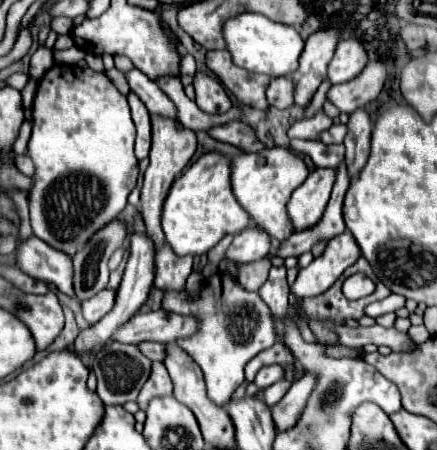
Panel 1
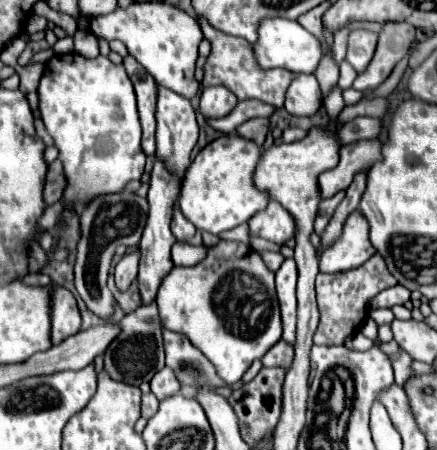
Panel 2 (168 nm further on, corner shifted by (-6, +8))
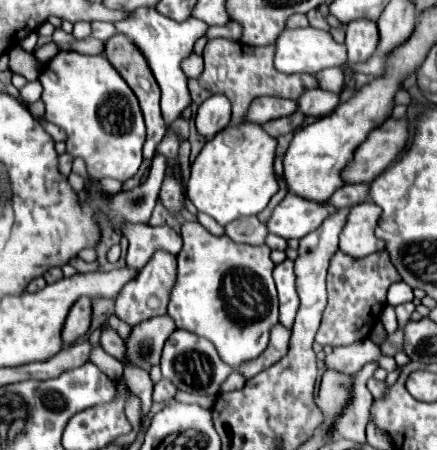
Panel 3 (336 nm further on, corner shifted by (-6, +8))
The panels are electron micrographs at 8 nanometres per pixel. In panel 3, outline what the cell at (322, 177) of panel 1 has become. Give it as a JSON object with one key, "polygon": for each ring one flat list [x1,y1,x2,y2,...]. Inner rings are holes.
{"polygon":[[388,118,382,126,374,128,368,138,356,148,354,158,342,170,342,178,346,184,372,182,392,160,396,160,398,152,406,144,408,124,406,120]]}

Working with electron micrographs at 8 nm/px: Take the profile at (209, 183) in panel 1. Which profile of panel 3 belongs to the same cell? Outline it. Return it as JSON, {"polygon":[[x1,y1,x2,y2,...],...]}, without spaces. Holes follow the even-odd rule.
{"polygon":[[252,122,226,126,204,144,198,158,190,166,190,202,198,208,198,212,212,216,220,226,226,226,242,216,260,214,268,206,270,198,278,192,278,182,274,176,274,152,276,138,268,136,262,126]]}

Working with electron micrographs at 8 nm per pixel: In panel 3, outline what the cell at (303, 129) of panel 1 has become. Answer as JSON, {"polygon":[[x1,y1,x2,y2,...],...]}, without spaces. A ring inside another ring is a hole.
{"polygon":[[322,4,322,6,318,6,316,10,312,10,310,14,306,14,308,16,308,20,310,20,310,26,314,26,314,28,320,28,320,30,324,30,324,32,330,32,332,28,330,28,330,24,328,24,328,6,326,4]]}

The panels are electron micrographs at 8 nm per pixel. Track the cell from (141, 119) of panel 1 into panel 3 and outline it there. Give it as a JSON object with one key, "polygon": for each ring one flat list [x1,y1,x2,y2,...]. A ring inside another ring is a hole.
{"polygon":[[116,34,114,38,110,38,106,42,106,52,104,54,112,62,112,66,116,66,120,76,126,80,126,84,132,88,132,92,140,100,140,108,142,108,142,114,144,114,144,120,146,120,146,130,148,130,148,136,146,136,146,142,144,142,144,158,152,160,156,144,162,140,162,136,166,132,166,122,164,122,162,112,160,112,160,88,158,88,158,84,152,76,152,70,148,68,148,62,144,60,144,56,140,56,140,52,136,52,136,48,132,48,132,44,128,44,128,40,124,40,124,36,120,36,120,34]]}

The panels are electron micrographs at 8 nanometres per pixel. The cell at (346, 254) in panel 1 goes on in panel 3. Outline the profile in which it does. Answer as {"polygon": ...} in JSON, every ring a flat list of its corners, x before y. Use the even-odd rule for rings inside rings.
{"polygon":[[370,200,352,206,348,224,340,234,340,250,350,258,362,258,382,250,382,242,374,236,374,226,380,218,380,208]]}

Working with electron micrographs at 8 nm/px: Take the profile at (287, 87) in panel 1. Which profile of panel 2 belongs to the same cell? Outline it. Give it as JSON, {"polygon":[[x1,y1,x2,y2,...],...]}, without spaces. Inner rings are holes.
{"polygon":[[298,74,286,92,284,108,292,116,312,116,322,108,322,92,314,74]]}

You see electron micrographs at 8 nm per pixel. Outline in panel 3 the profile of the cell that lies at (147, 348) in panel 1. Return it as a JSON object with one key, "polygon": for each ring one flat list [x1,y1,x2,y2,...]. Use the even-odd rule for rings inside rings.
{"polygon":[[176,330,176,332,166,340,160,366,162,366,162,376,168,378,168,380,172,380,172,382,178,386,178,390,182,390,182,392,194,392,194,394,220,392,222,382,224,382,224,380,228,378,228,374,232,372,232,370,218,358,216,348,214,348,208,340,196,336,196,334,188,332,188,330]]}

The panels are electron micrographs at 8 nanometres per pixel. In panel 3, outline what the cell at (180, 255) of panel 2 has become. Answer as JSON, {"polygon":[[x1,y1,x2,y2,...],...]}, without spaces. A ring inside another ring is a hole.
{"polygon":[[148,226,144,228,128,228,126,236,130,246,126,254,126,265,132,269,142,269,156,251,164,248,167,252,177,255,182,250,182,238,168,226]]}

